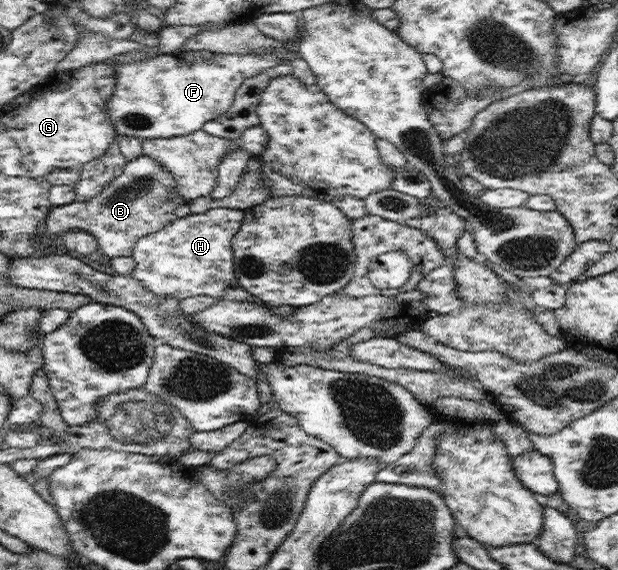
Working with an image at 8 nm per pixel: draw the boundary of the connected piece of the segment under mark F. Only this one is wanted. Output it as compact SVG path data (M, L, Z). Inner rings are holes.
M286 48L262 56L188 50L118 64L114 70L115 87L106 110L118 137L132 136L144 140L193 134L206 122L229 112L238 87L247 78L274 68L280 59L292 62L299 57L298 51L292 54L286 52Z

